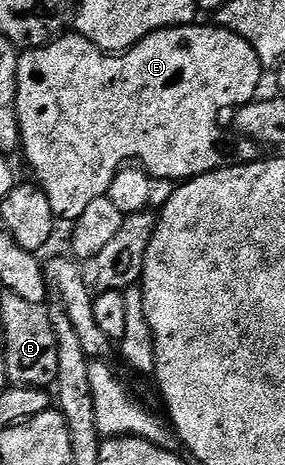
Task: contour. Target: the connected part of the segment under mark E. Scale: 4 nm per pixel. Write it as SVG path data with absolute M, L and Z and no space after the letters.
M192 23L189 25L175 25L171 29L158 29L156 33L150 33L145 39L141 39L133 46L118 55L104 53L93 43L89 43L84 37L78 35L56 36L54 41L47 45L42 45L39 49L28 49L20 52L19 66L17 67L17 115L19 116L19 139L21 142L22 156L27 156L27 161L31 164L31 169L35 172L34 180L37 182L43 194L49 199L49 207L53 207L56 218L60 222L74 223L78 217L85 215L85 207L93 203L93 199L106 197L109 187L119 170L128 163L138 163L147 170L156 182L175 181L182 183L190 181L193 177L200 177L206 173L212 173L218 169L231 169L235 165L248 165L260 160L261 147L255 141L249 141L245 137L232 136L230 132L222 133L219 130L219 113L234 111L240 105L250 105L256 100L259 89L259 80L265 73L265 66L253 51L253 47L241 35L233 31L224 29L218 24L199 25Z

